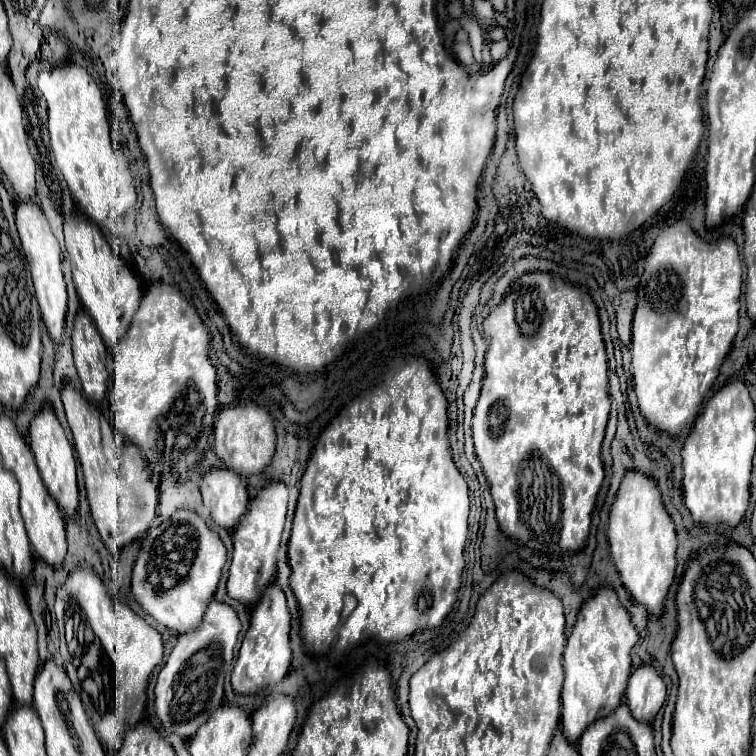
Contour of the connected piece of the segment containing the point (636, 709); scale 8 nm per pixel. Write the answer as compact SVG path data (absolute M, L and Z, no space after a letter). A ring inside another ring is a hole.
M640 665L630 673L626 687L626 703L630 713L640 721L652 721L666 699L666 685L662 677L650 667Z

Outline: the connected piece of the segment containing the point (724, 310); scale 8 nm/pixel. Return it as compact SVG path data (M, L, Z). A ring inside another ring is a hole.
M684 221L672 229L668 227L654 241L640 277L638 305L632 321L634 391L638 397L638 407L650 425L674 435L686 425L694 423L700 411L698 407L718 377L718 369L738 331L740 287L742 259L732 237L720 237L714 243L706 243L700 239L700 235L696 235L690 223Z

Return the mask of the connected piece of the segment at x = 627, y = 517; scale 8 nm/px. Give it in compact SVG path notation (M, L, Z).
M626 471L610 505L608 519L610 555L624 587L652 615L660 615L666 591L674 581L676 531L672 517L662 505L658 483L644 471Z

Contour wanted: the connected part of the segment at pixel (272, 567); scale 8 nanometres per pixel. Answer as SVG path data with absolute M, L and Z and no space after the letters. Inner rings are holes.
M282 479L264 485L250 499L244 517L236 523L232 531L234 549L228 577L228 595L242 601L244 605L254 605L260 599L264 585L276 575L276 557L286 519L286 505L288 505L288 489Z

